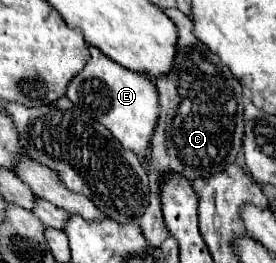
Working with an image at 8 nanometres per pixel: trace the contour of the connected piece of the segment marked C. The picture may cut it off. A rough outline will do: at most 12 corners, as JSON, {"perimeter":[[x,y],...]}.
{"perimeter":[[176,23],[176,63],[154,83],[160,123],[140,217],[168,235],[162,175],[188,181],[236,161],[244,95],[218,55]]}

